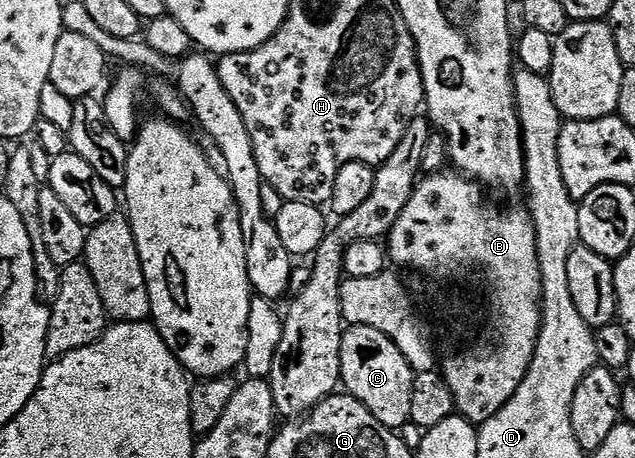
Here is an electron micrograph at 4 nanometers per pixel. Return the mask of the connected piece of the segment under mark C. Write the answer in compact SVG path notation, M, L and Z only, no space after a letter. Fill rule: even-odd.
M349 326L342 336L340 385L359 400L389 430L404 431L410 425L413 365L383 332L366 326Z

